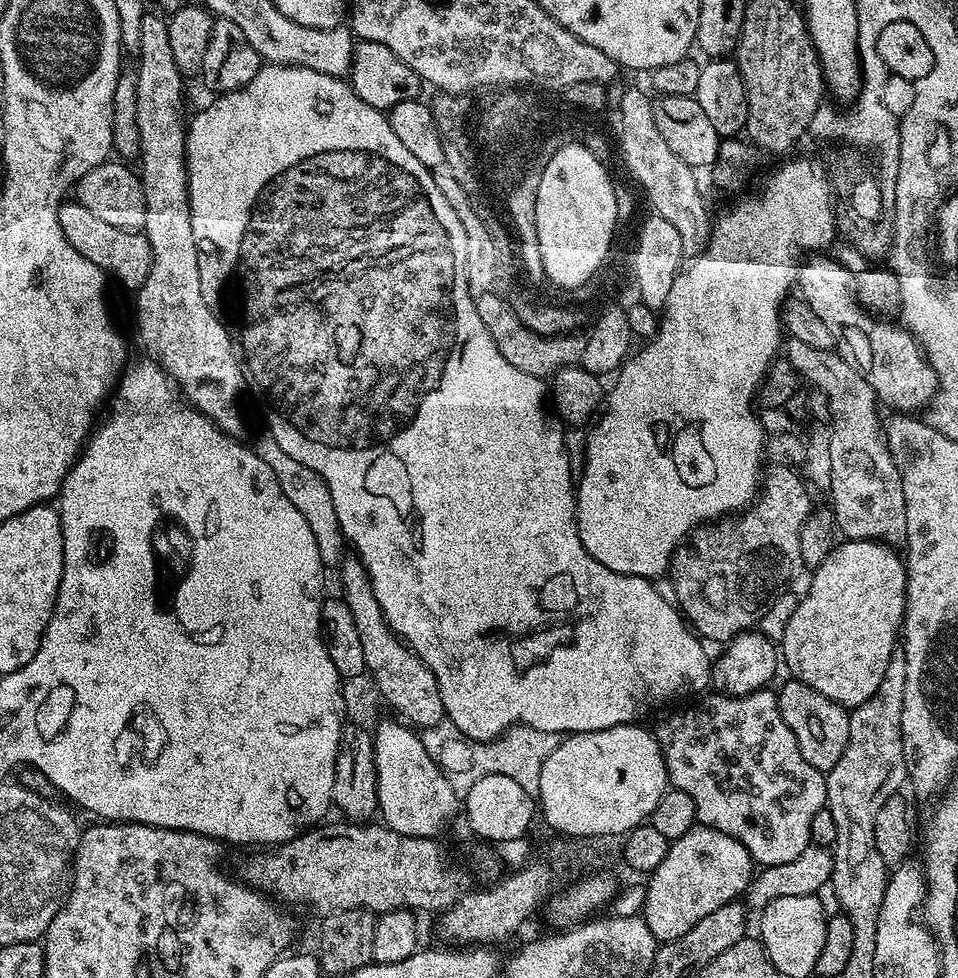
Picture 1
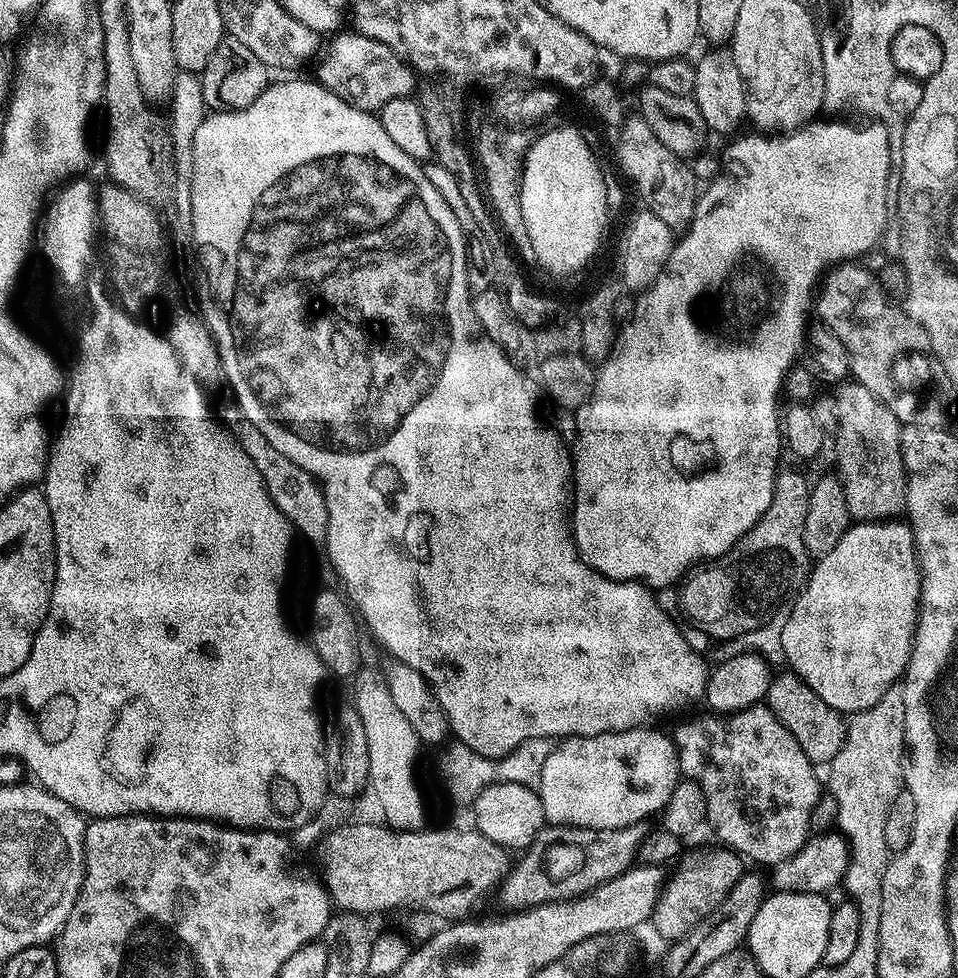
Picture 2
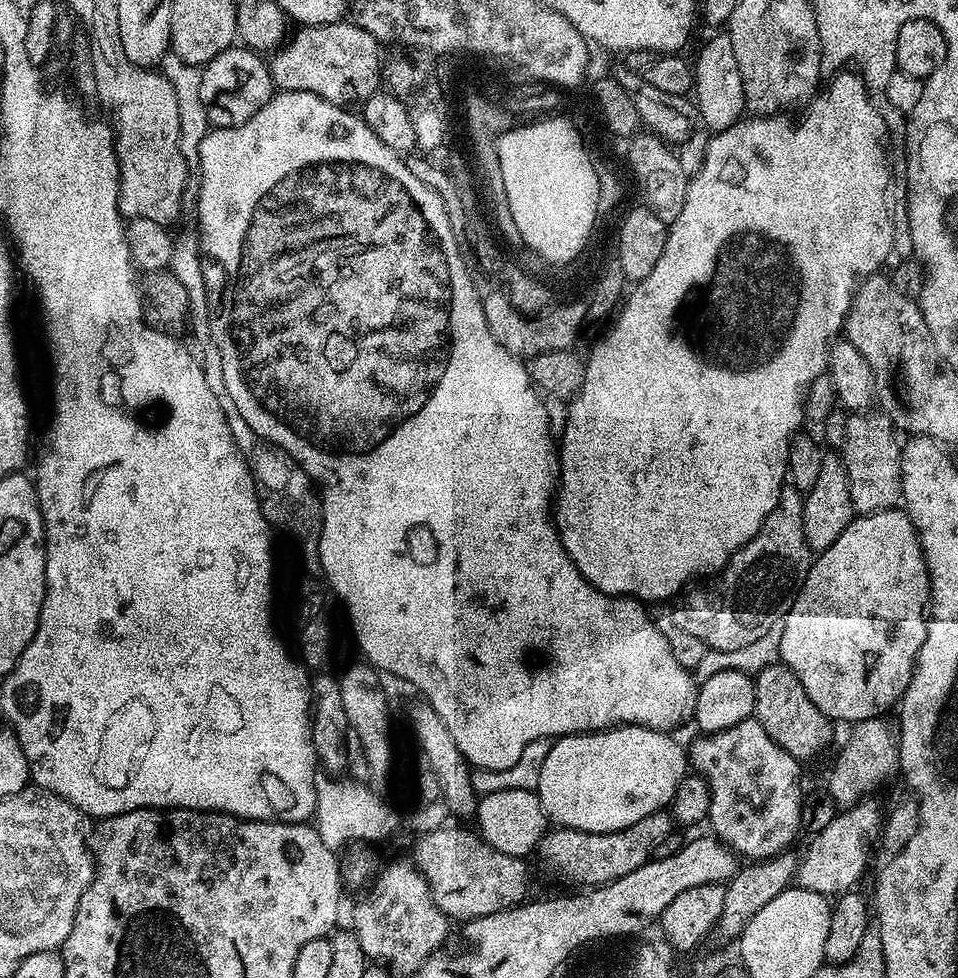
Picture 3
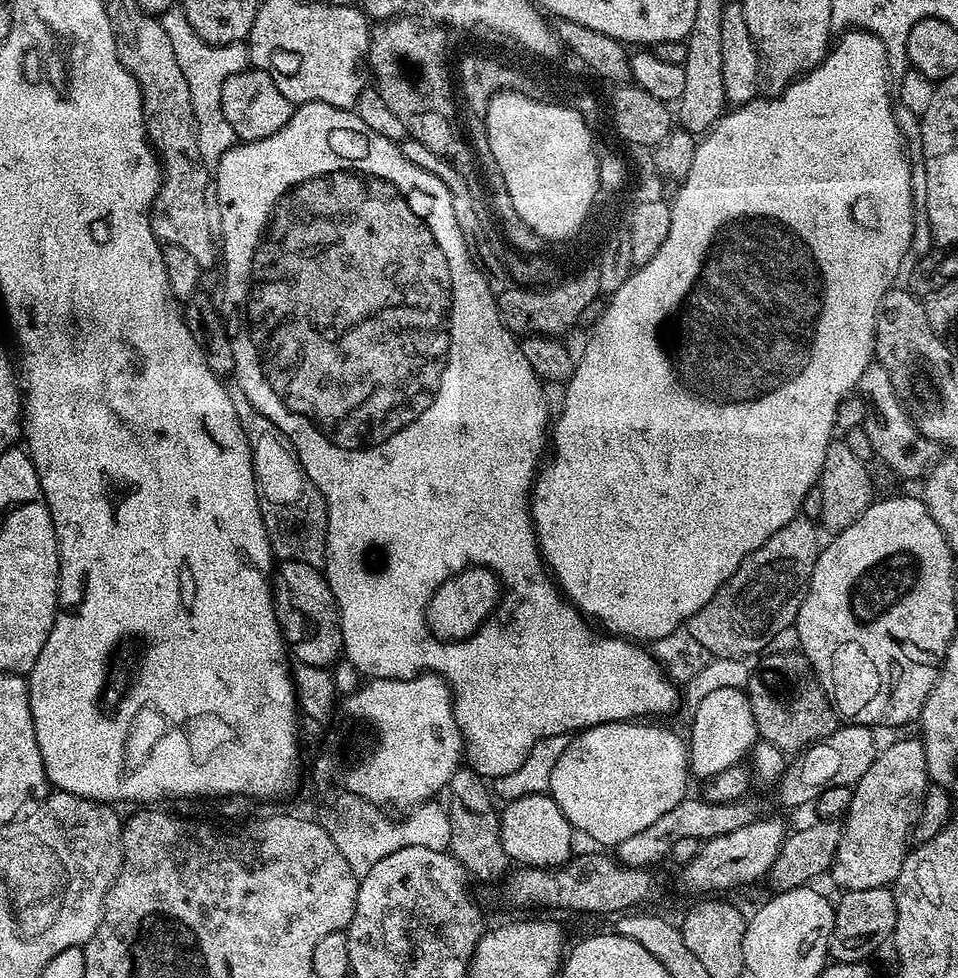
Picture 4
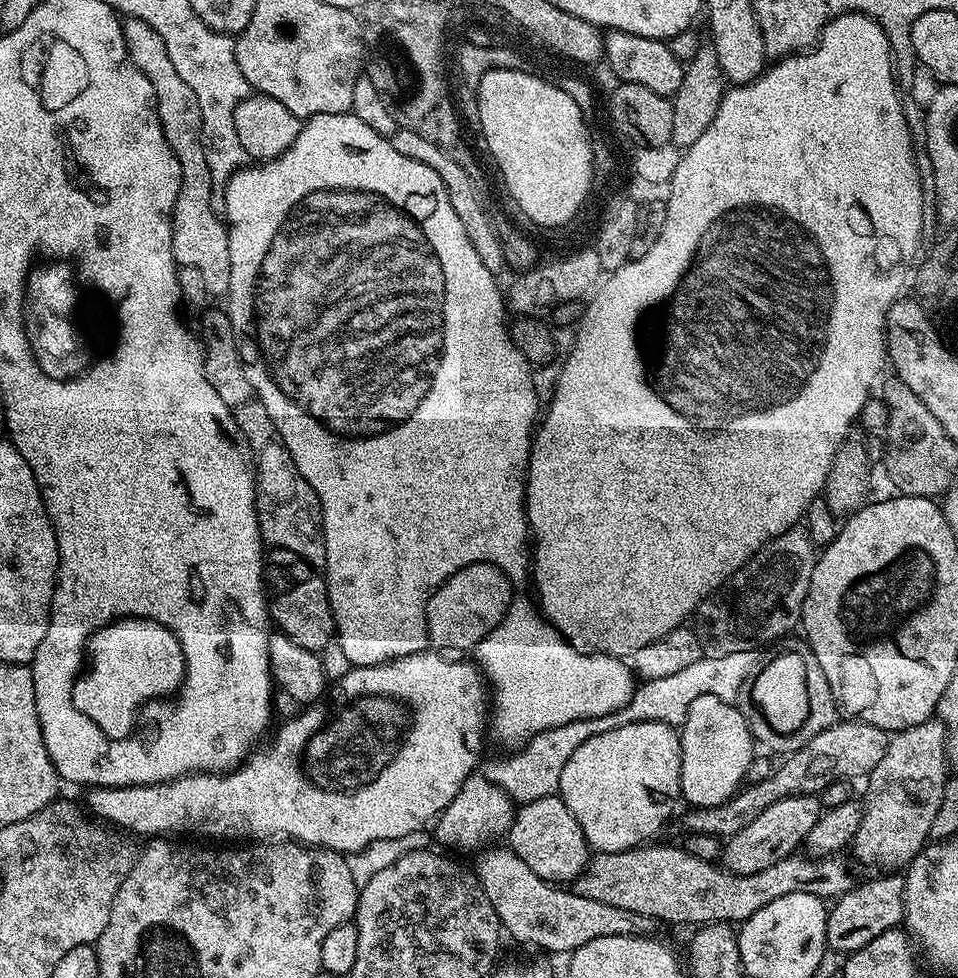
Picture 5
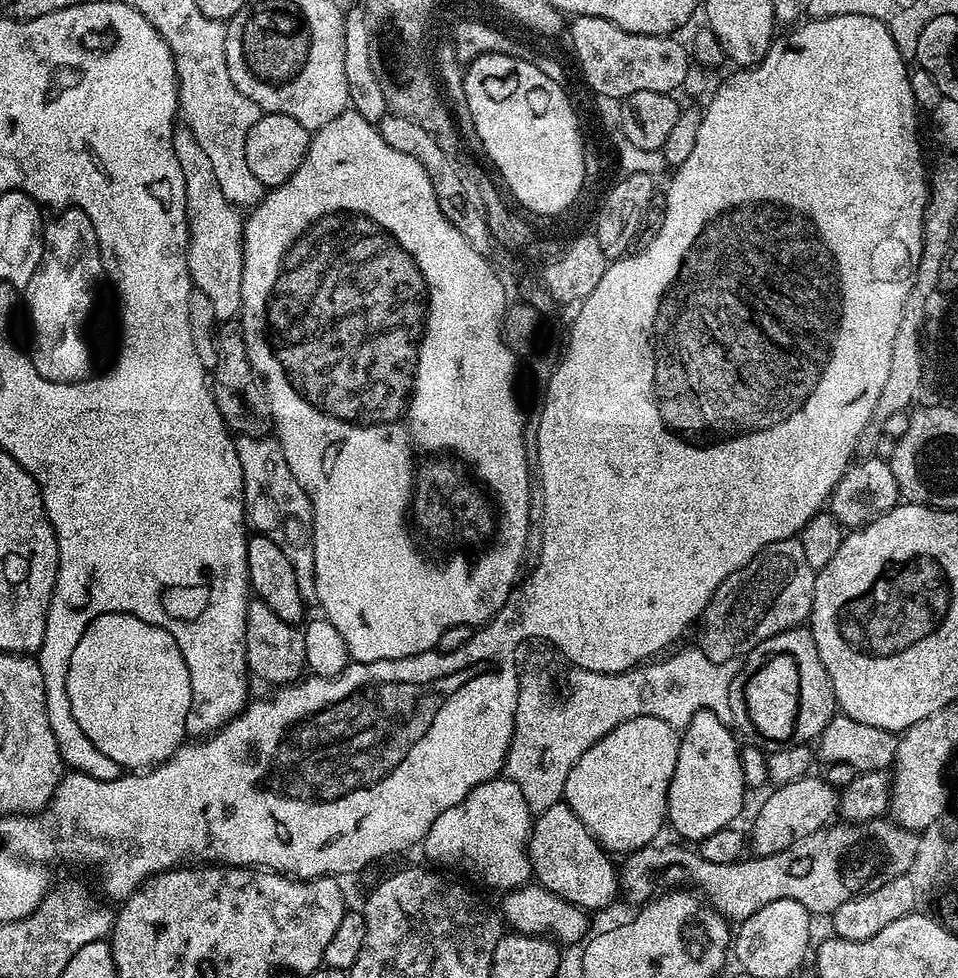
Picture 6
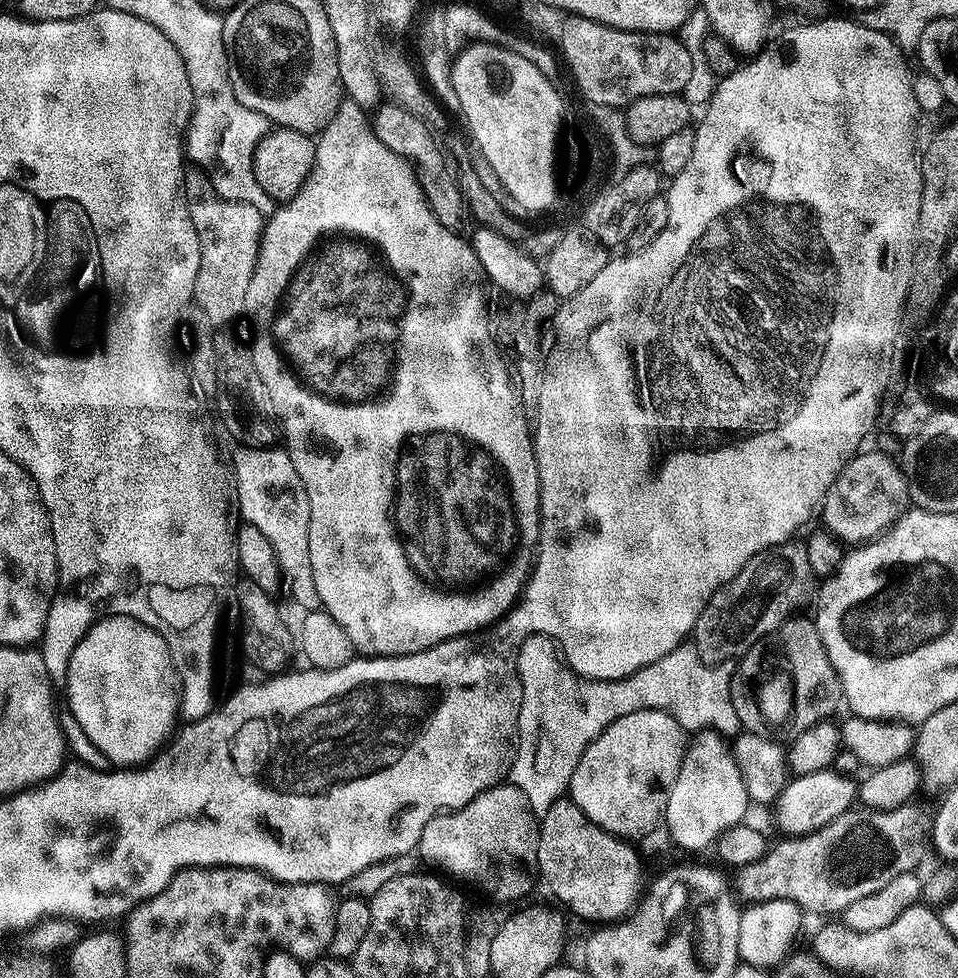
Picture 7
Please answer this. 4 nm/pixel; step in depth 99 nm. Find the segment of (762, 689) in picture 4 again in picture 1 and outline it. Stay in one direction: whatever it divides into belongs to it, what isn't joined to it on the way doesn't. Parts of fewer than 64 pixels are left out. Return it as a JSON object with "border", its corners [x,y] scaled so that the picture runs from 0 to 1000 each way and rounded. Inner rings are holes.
{"border":[[[823,693],[823,696],[812,703],[810,717],[820,742],[825,742],[833,759],[833,767],[837,767],[837,775],[855,789],[865,789],[871,779],[879,775],[879,767],[883,767],[883,759],[887,755],[886,725],[862,714],[862,710],[854,710],[850,701],[841,701],[841,697],[830,693]]]}

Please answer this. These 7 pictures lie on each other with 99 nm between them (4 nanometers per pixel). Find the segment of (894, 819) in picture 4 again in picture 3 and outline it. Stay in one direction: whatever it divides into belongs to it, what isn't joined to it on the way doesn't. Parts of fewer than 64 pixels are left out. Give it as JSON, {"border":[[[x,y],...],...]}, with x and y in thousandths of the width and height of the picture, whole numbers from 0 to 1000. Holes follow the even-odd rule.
{"border":[[[910,816],[896,818],[874,829],[871,840],[866,840],[862,849],[847,856],[848,864],[844,865],[843,872],[837,875],[830,903],[841,910],[853,912],[855,916],[865,918],[890,911],[906,888],[906,874],[909,873],[910,866],[915,866],[924,835],[924,831],[919,831],[918,824]]]}

